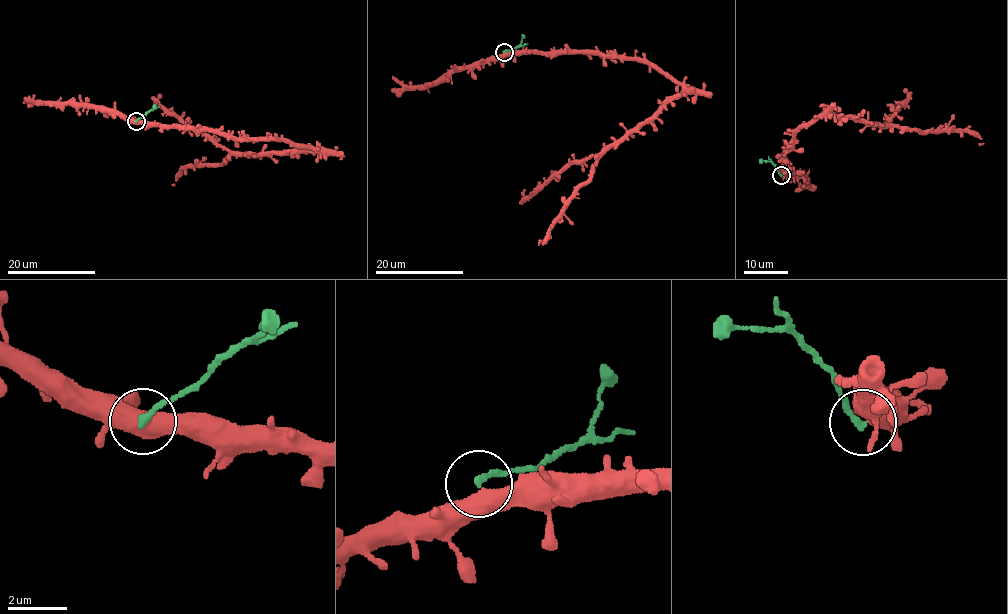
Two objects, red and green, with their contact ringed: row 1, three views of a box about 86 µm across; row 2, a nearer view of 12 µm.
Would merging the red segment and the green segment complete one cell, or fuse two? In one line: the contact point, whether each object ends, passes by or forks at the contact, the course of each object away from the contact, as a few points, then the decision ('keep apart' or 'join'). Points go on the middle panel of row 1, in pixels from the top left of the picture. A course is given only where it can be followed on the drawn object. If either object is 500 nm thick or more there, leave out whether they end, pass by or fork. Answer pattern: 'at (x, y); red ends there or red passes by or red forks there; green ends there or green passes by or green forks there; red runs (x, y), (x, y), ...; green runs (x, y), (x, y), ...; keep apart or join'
at (504, 52); red passes by; green ends there; red runs (504, 52), (580, 51), (646, 59), (682, 86), (680, 93), (609, 147), (547, 240), (538, 245); green runs (504, 52), (519, 45), (523, 34); keep apart

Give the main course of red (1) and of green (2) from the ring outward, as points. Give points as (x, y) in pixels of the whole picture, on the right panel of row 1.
1: (782, 175), (783, 150), (791, 148), (794, 130), (823, 116), (921, 133), (975, 132), (983, 143)
2: (782, 175), (771, 162), (760, 162)

